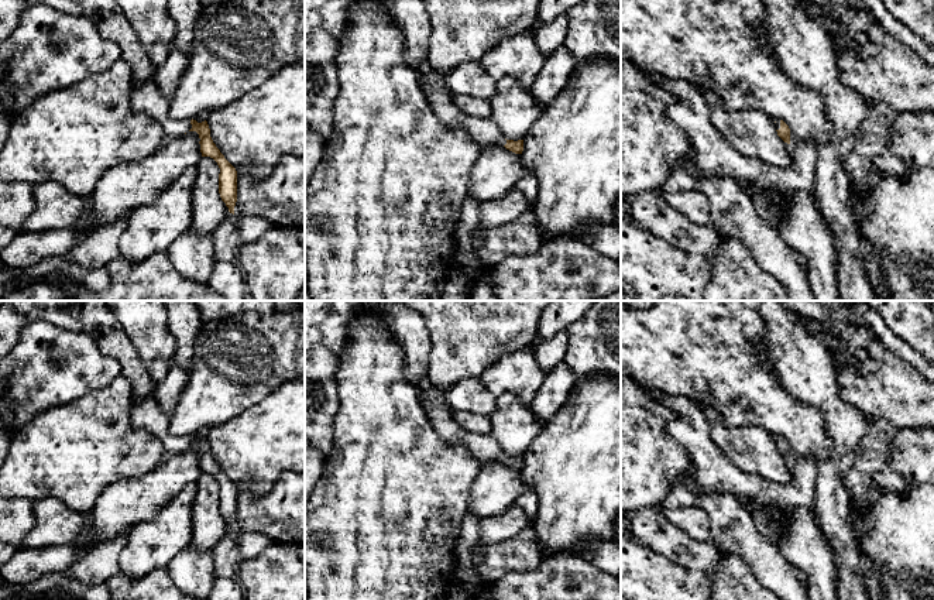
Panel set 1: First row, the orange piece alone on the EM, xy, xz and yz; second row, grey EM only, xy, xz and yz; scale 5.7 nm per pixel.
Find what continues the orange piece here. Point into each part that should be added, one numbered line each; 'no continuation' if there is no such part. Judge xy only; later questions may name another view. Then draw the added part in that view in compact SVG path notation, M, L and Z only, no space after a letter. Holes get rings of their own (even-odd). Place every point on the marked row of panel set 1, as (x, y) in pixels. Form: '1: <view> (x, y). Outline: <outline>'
1: xy (147, 98). Outline: M152 78L131 90L131 109L154 117L162 126L166 138L181 137L192 128L190 120L169 116L169 100L161 95Z

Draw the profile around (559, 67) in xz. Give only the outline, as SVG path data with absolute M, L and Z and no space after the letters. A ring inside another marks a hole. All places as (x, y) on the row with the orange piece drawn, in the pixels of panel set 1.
M564 47L554 49L546 58L540 73L530 88L530 93L539 106L547 106L560 95L569 85L576 65L573 55Z

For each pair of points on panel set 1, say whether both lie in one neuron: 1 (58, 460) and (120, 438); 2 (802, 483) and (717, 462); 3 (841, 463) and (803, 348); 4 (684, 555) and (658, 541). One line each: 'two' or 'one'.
1: one
2: one
3: one
4: one

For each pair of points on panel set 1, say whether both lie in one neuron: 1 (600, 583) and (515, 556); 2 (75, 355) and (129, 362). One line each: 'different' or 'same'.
1: different
2: different

